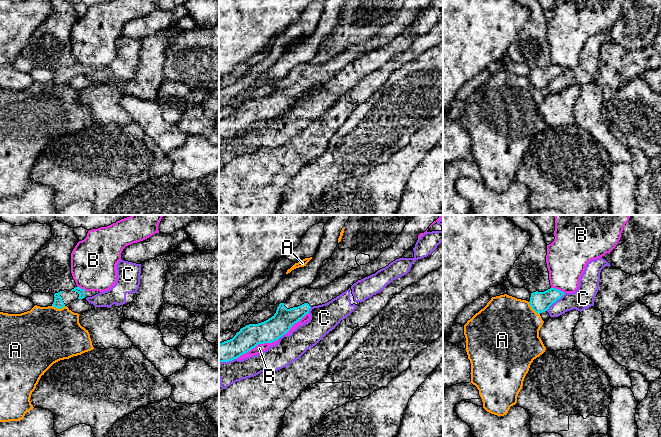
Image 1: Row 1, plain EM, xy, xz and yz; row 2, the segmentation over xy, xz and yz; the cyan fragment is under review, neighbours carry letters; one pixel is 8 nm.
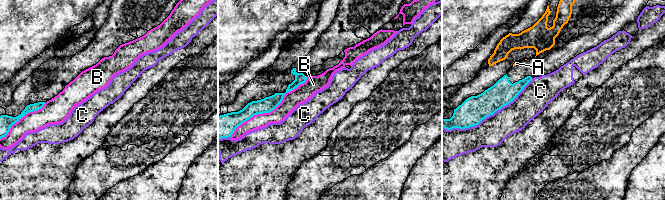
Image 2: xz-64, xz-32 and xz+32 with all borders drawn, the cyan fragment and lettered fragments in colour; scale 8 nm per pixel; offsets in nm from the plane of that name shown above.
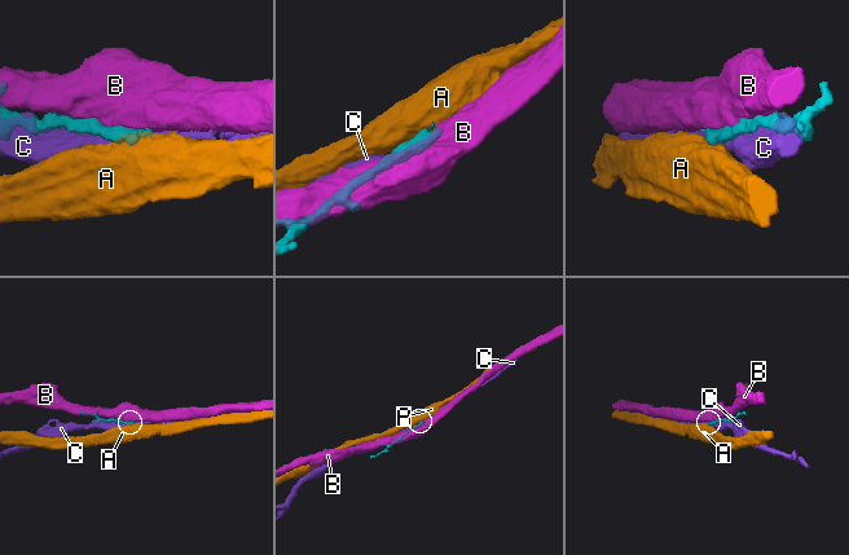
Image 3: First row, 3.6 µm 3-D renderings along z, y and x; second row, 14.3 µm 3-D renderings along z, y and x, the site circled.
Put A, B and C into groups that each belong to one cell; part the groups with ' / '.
A / B / C

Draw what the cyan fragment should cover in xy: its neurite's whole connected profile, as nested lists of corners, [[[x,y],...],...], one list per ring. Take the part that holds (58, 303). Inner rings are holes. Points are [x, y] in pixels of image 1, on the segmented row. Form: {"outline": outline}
{"outline": [[[75,287],[71,291],[67,291],[67,290],[60,291],[54,294],[55,298],[54,298],[54,302],[52,306],[57,309],[61,309],[76,299],[92,297],[98,293],[100,292],[99,291],[85,291],[84,289],[81,289],[80,287]]]}

